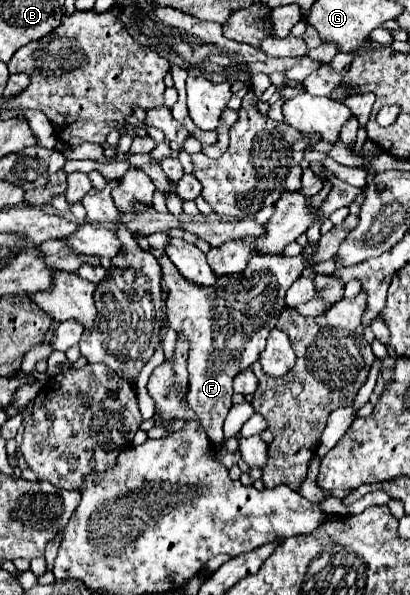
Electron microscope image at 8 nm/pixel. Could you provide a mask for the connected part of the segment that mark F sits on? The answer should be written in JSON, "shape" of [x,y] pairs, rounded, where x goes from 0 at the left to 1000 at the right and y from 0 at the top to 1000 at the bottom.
{"shape":[[[400,427],[385,434],[385,444],[395,450],[395,471],[415,484],[405,518],[410,518],[410,548],[444,561],[454,575],[463,578],[459,588],[459,629],[463,629],[463,649],[459,649],[459,682],[478,692],[488,703],[493,719],[502,723],[507,736],[522,750],[537,750],[546,743],[541,713],[546,703],[566,682],[566,639],[585,622],[600,622],[629,605],[629,595],[649,582],[654,558],[673,548],[678,528],[693,518],[693,494],[712,481],[712,474],[732,464],[732,457],[751,447],[741,440],[741,430],[698,434],[698,430],[620,430],[610,434],[595,457],[537,464],[522,481],[473,481],[473,474],[454,474],[434,461],[434,450],[415,440],[415,434]]]}

